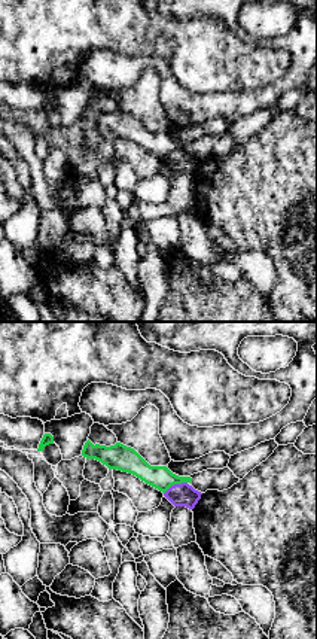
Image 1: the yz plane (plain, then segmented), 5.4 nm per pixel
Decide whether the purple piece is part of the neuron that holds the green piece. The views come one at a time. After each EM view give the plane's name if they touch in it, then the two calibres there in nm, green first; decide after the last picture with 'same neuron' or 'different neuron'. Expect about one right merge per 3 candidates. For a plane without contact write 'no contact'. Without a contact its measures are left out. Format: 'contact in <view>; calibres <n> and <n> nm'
contact in yz; calibres 130 and 130 nm

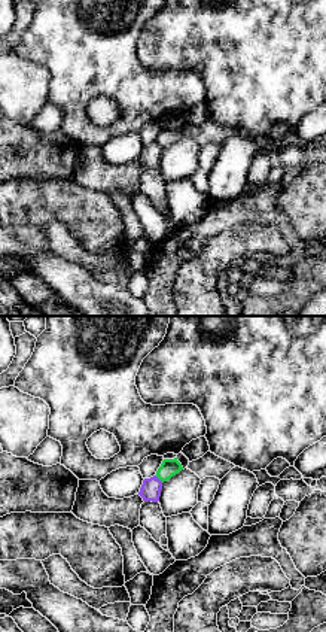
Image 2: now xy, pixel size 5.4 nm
contact in xy; calibres 100 and 110 nm

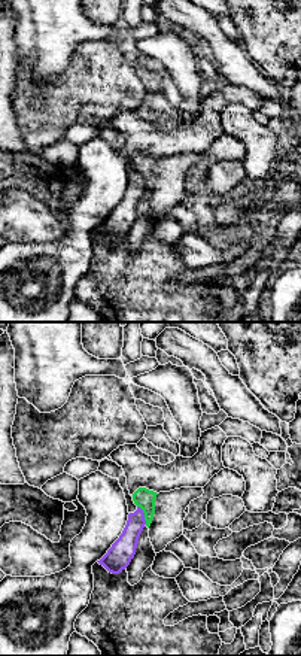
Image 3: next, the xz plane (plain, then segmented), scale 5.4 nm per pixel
contact in xz; calibres 110 and 140 nm

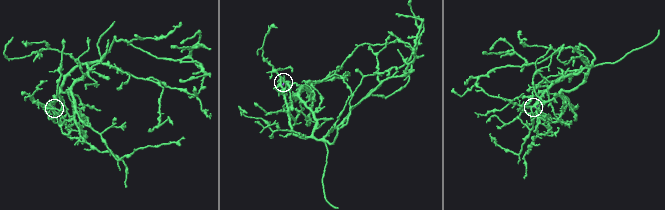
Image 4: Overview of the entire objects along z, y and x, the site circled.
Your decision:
different neuron

